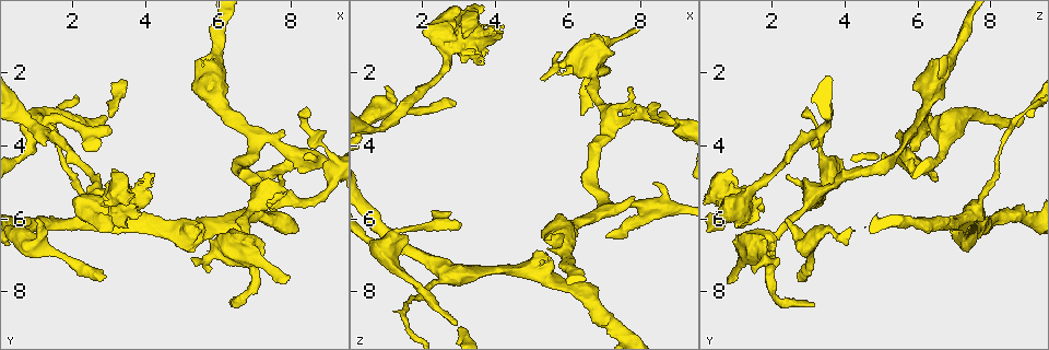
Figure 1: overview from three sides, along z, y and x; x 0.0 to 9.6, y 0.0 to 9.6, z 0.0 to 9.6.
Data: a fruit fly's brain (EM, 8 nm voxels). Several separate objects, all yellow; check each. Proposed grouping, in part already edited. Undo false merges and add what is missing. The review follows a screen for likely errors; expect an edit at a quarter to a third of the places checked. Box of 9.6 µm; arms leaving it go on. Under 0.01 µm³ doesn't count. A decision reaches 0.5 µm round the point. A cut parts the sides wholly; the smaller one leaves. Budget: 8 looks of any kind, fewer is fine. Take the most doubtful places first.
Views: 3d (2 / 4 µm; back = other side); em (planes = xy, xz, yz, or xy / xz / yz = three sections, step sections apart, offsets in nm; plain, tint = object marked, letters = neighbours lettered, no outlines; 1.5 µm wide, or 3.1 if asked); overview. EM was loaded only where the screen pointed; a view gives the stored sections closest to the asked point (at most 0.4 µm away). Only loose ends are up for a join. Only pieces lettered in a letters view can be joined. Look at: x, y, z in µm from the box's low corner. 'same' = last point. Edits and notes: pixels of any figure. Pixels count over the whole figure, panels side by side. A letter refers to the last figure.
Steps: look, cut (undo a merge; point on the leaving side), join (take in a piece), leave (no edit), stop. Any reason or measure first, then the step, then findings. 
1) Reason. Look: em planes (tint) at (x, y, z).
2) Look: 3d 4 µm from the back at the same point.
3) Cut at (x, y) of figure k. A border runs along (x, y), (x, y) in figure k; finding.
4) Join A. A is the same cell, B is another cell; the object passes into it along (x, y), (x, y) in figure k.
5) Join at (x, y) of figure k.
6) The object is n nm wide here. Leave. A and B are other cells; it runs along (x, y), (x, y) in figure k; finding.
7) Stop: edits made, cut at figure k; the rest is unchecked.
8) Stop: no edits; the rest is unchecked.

Free end. Look: em xz step 4 (letters) at (0.95, 6.00, 2.40).

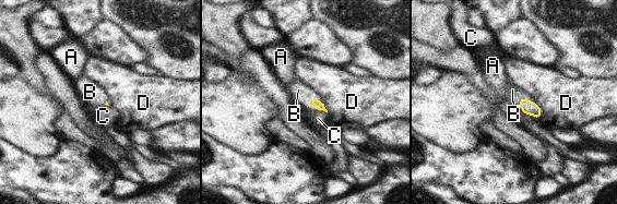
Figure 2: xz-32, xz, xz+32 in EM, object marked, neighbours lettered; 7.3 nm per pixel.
Join B. B is the same cell, A, C and D are other cells; the object passes into it along (317, 105), (311, 100), (298, 90) in figure 2; the neuron continues.

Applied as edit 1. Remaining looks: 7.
See it whole again. Look: overview.

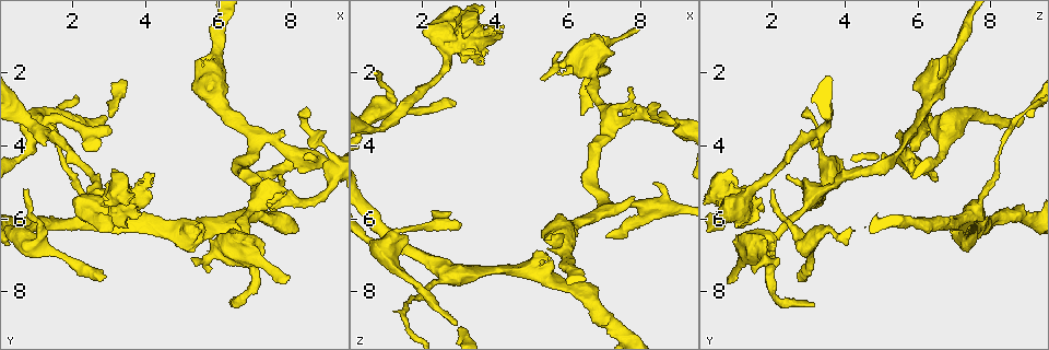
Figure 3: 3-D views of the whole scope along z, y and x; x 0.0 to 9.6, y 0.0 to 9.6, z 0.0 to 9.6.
Thick turns thin. Look: em planes (tint) at (2.70, 5.10, 1.65).

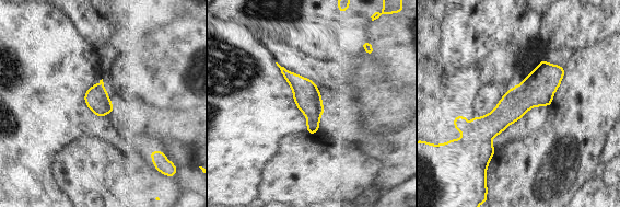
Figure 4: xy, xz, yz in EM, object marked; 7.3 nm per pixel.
Look: em planes (letters) at the same point.

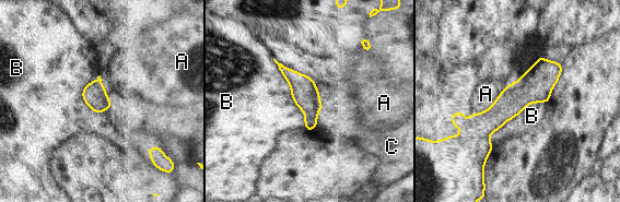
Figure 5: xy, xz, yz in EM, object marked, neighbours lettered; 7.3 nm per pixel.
Leave. A, B and C are other cells; a border runs along (272, 59), (304, 115), (304, 128) in figure 5; one neuron here.

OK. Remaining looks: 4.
Thick turns thin. Look: em xz step 4 (tint) at (6.65, 6.45, 2.25).

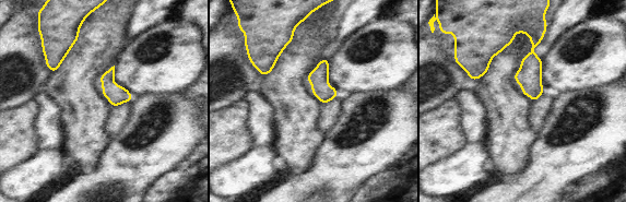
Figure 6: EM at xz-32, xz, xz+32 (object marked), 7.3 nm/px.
Look: em planes (tint) at the same point.

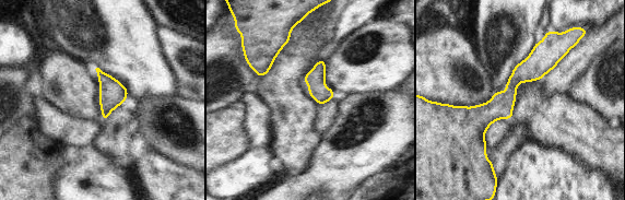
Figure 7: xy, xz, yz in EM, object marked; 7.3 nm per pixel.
See the neighbours. Look: em planes (letters) at the same point.

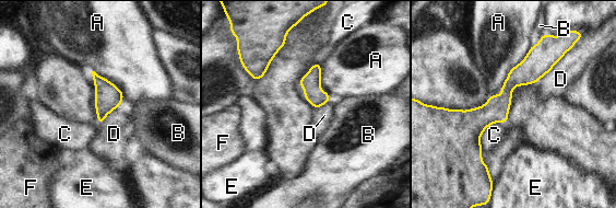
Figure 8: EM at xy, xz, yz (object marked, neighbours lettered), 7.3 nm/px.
The object is 140 nm wide here. Leave. A, B, C, D, E and F are other cells; a border runs along (568, 50), (537, 81) in figure 8; continuous, no second neuron.

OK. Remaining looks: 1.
Stop: edits made, join at figure 2; the rest is unchecked.

